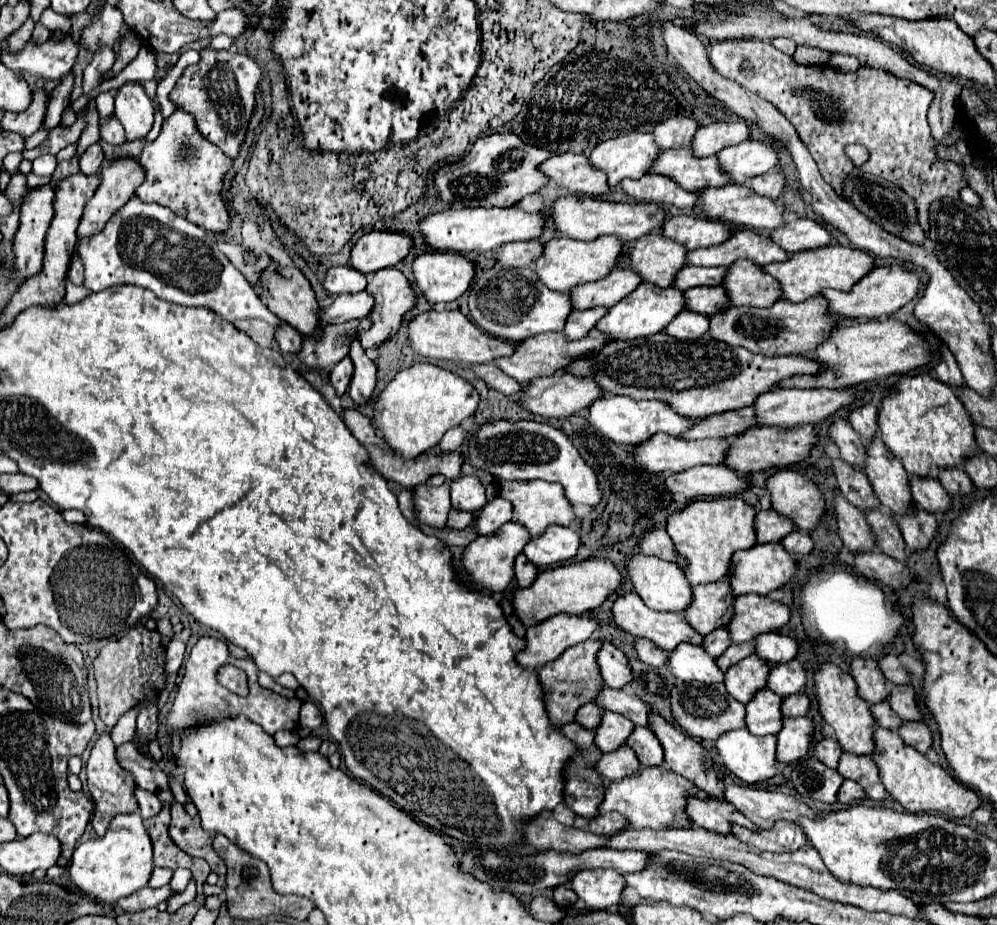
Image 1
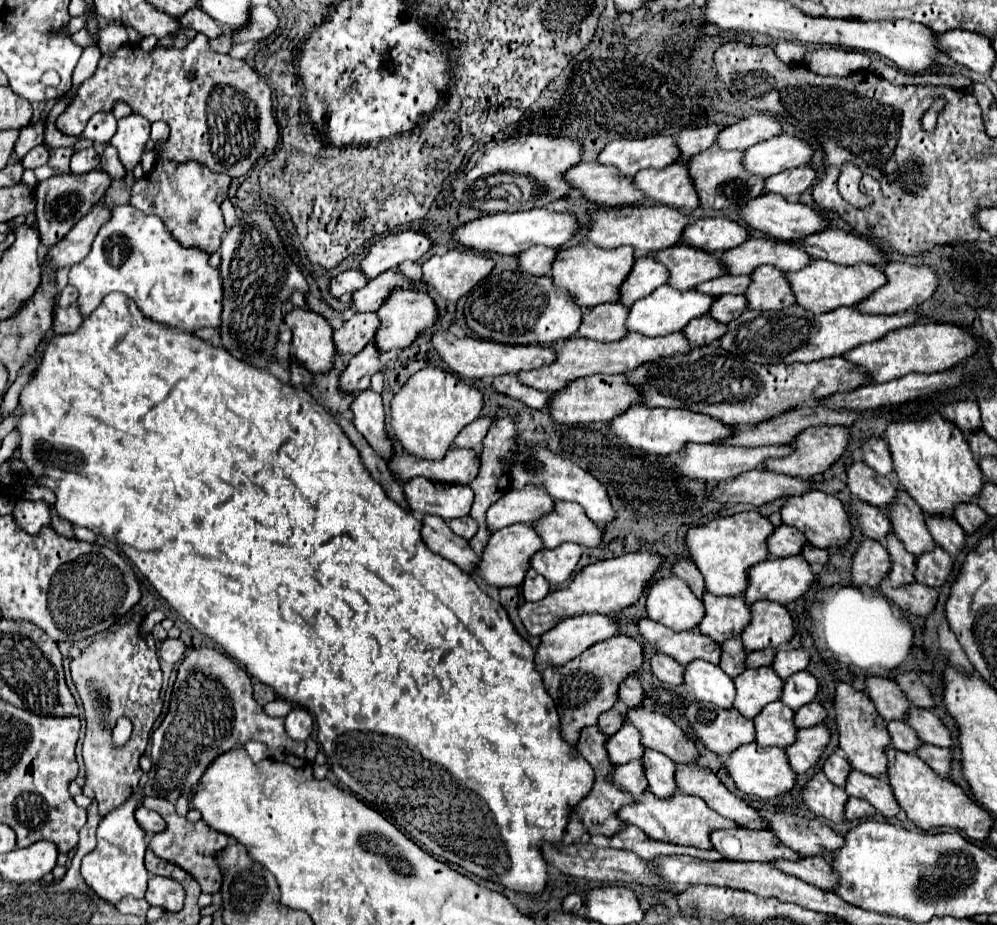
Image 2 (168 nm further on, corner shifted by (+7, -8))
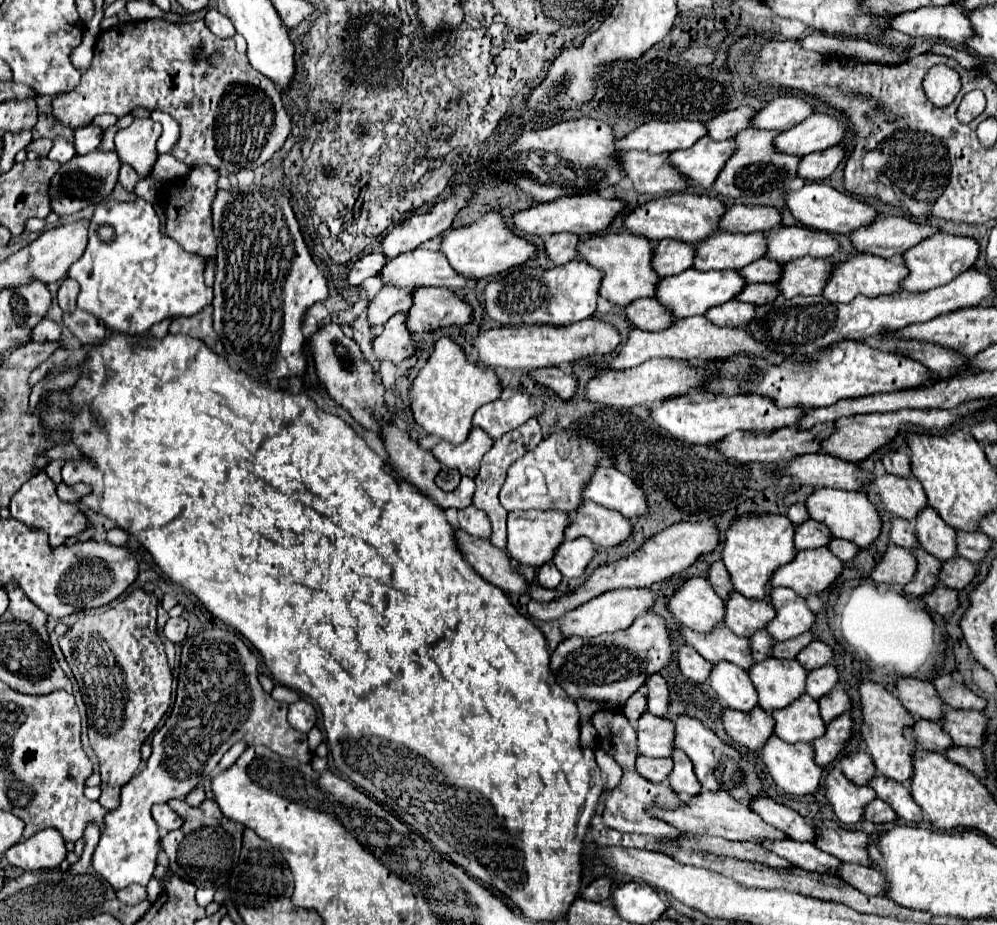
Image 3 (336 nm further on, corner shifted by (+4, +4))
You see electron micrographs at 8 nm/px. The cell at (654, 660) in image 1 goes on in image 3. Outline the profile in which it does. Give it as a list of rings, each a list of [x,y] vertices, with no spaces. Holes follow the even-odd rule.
[[[684,644],[678,648],[678,668],[686,678],[690,678],[694,682],[704,682],[706,676],[710,674],[712,664],[708,660],[704,660],[698,652],[694,652],[694,648]]]

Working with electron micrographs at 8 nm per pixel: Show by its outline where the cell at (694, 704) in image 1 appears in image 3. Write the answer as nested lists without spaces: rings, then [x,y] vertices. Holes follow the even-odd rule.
[[[758,706],[754,708],[754,712],[740,712],[726,708],[722,710],[722,724],[726,734],[734,742],[748,746],[750,750],[758,750],[762,748],[762,740],[766,740],[766,736],[772,736],[774,720]]]

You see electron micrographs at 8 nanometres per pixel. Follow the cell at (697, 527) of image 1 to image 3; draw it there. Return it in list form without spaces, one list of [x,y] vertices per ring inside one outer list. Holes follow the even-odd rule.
[[[744,514],[734,518],[726,530],[726,540],[722,548],[722,562],[730,574],[732,586],[746,598],[764,600],[768,596],[768,580],[776,568],[790,562],[796,554],[794,542],[794,524],[782,514]]]

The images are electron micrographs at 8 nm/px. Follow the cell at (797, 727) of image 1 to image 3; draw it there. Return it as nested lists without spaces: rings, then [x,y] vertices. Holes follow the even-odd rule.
[[[848,712],[840,714],[838,718],[834,718],[832,722],[826,724],[824,736],[820,736],[812,742],[814,762],[818,766],[830,764],[842,752],[846,740],[850,738],[850,728],[852,728],[852,720],[850,720]]]

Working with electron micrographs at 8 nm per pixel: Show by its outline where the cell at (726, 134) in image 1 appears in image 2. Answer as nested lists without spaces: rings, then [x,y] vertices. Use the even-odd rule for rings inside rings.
[[[755,114],[749,118],[743,118],[741,122],[727,126],[719,136],[717,144],[723,150],[747,150],[753,144],[759,144],[763,140],[769,140],[771,136],[779,136],[783,132],[781,122],[773,116]]]

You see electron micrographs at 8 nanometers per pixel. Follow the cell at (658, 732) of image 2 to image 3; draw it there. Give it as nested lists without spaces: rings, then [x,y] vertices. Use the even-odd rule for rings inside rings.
[[[676,716],[674,728],[676,728],[674,746],[688,754],[688,758],[694,764],[694,772],[696,772],[696,776],[698,776],[698,780],[704,788],[708,788],[708,790],[726,790],[730,796],[734,796],[736,800],[742,800],[742,802],[746,802],[752,796],[762,792],[760,778],[756,774],[754,764],[742,760],[742,756],[738,754],[736,748],[724,744],[702,722],[698,722],[696,718],[690,718],[690,716]]]

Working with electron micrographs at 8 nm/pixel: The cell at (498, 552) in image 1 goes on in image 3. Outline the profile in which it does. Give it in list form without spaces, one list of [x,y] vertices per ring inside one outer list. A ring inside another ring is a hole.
[[[528,510],[508,514],[508,542],[506,554],[524,566],[542,566],[552,560],[554,548],[564,540],[564,528],[568,524],[568,514],[558,510]]]

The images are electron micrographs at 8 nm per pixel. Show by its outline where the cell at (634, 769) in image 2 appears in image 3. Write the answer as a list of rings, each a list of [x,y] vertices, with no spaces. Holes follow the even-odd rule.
[[[638,756],[636,758],[636,770],[646,780],[656,782],[656,784],[664,784],[664,782],[668,782],[666,776],[670,774],[670,758],[646,758],[646,756]]]

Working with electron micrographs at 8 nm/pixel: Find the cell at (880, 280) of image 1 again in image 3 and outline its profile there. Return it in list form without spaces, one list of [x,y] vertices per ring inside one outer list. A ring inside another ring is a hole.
[[[934,234],[914,248],[904,252],[904,264],[908,268],[908,276],[900,282],[900,288],[904,292],[926,292],[934,286],[942,286],[956,278],[958,274],[966,272],[978,256],[978,242],[972,238],[958,238],[948,234]]]

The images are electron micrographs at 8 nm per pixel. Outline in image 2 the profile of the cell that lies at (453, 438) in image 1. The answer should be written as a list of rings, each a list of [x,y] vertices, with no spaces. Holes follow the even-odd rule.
[[[477,418],[475,422],[467,424],[455,438],[453,448],[477,448],[481,446],[483,438],[487,436],[489,428],[495,424],[495,418]]]

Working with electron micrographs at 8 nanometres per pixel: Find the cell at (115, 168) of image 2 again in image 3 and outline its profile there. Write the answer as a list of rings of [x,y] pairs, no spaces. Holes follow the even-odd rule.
[[[122,162],[122,166],[120,166],[120,184],[126,190],[134,190],[134,186],[136,186],[138,180],[140,180],[140,176],[134,172],[134,168],[130,168],[130,164]]]

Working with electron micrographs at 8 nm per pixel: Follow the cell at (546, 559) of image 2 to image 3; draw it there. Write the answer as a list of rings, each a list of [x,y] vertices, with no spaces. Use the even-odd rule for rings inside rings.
[[[576,538],[576,540],[564,540],[556,548],[552,562],[556,564],[562,576],[578,578],[582,576],[592,556],[594,556],[594,544],[590,544],[590,540],[586,538]]]

